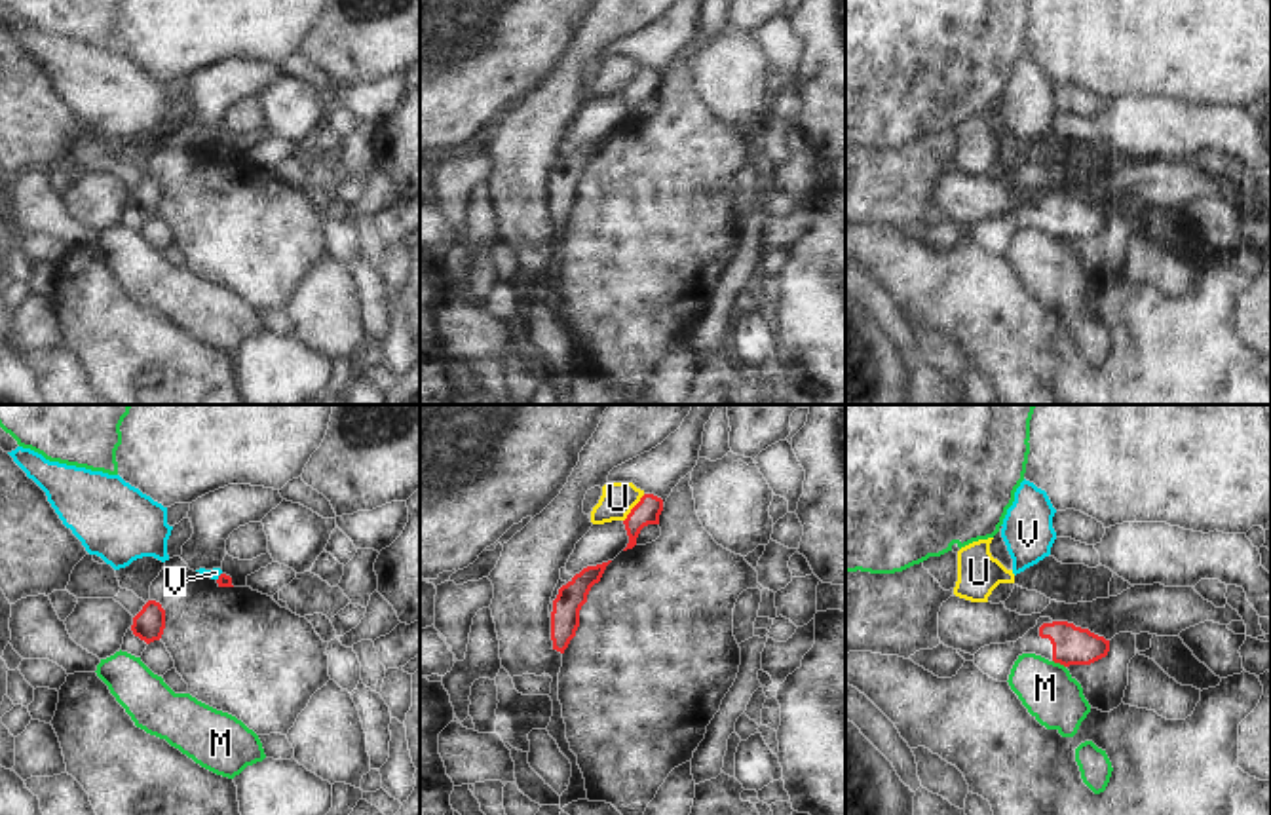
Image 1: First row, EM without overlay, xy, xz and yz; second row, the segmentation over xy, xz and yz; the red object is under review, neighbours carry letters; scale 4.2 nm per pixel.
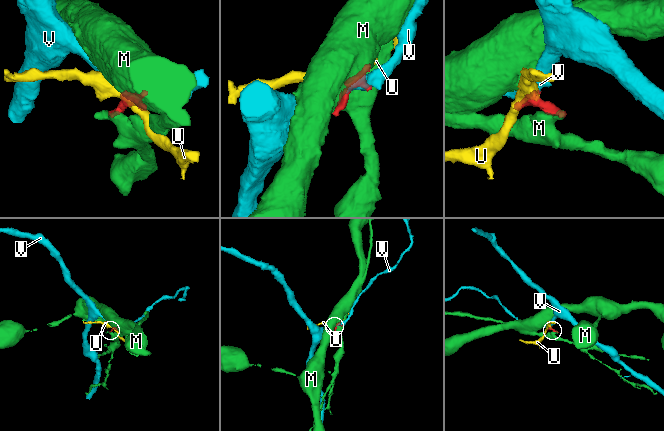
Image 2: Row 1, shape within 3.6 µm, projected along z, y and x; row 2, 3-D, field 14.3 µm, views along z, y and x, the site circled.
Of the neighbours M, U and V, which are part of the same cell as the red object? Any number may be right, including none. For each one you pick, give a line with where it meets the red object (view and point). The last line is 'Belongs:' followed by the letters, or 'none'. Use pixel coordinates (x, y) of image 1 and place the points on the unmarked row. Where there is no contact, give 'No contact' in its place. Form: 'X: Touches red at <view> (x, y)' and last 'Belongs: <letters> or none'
Belongs: none.

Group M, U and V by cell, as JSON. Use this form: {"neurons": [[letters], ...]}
{"neurons": [["M"], ["U"], ["V"]]}

